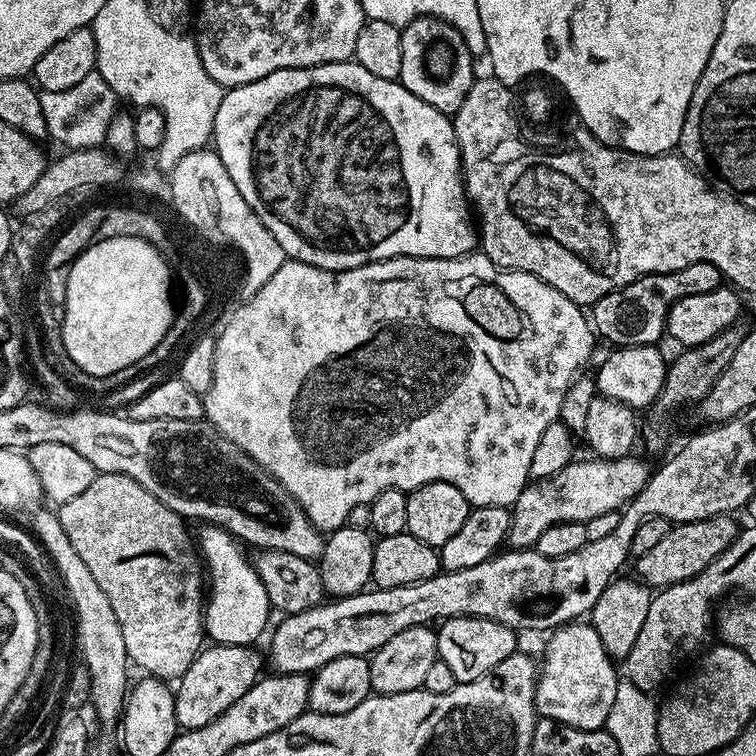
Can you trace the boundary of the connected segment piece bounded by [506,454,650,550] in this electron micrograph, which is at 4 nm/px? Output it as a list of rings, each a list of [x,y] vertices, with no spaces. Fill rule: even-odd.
[[[633,454],[617,460],[601,460],[599,458],[580,460],[580,458],[576,458],[565,468],[558,470],[558,474],[554,474],[550,478],[532,480],[524,487],[515,504],[511,505],[512,525],[508,531],[507,547],[512,550],[532,550],[535,549],[538,538],[542,538],[542,533],[545,530],[550,530],[550,526],[558,526],[566,522],[584,524],[590,518],[598,518],[598,514],[623,509],[628,501],[638,495],[642,486],[646,486],[650,475],[650,467],[648,468],[647,462],[639,460],[638,456]]]

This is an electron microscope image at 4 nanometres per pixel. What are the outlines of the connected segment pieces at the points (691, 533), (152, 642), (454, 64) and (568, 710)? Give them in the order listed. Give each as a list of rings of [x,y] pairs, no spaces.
[[[731,515],[715,516],[669,527],[666,538],[661,538],[648,553],[635,557],[635,575],[641,584],[653,590],[669,588],[672,584],[694,578],[736,541],[738,527],[732,520],[735,519]]]
[[[113,472],[97,474],[82,494],[59,505],[58,515],[62,530],[66,530],[66,538],[70,538],[71,545],[78,550],[82,562],[86,562],[90,574],[94,574],[98,586],[102,586],[102,594],[106,594],[106,598],[110,598],[110,606],[114,606],[118,626],[122,626],[122,638],[126,638],[129,661],[135,667],[137,664],[141,673],[165,682],[179,681],[206,644],[206,568],[194,543],[193,533],[192,536],[188,533],[185,517],[154,498],[154,494],[134,482],[134,478]]]
[[[420,16],[402,29],[400,37],[402,38],[400,83],[406,86],[406,90],[410,90],[410,94],[422,98],[422,102],[430,102],[430,106],[434,106],[434,110],[455,114],[458,106],[462,106],[474,79],[474,73],[472,73],[474,57],[472,51],[466,46],[462,34],[458,34],[455,26],[444,20],[439,20],[433,16]]]
[[[573,622],[555,629],[548,638],[548,645],[544,648],[544,664],[542,660],[536,677],[537,713],[543,719],[557,720],[566,726],[574,726],[582,730],[605,727],[608,723],[610,706],[614,706],[618,668],[606,654],[606,646],[602,646],[602,638],[598,638],[598,630],[594,630],[588,622]]]

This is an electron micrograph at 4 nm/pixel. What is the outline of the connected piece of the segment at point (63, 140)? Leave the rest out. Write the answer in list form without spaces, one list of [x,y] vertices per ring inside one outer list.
[[[98,71],[88,74],[70,90],[40,92],[39,101],[49,137],[68,150],[99,147],[118,110],[117,96]]]

